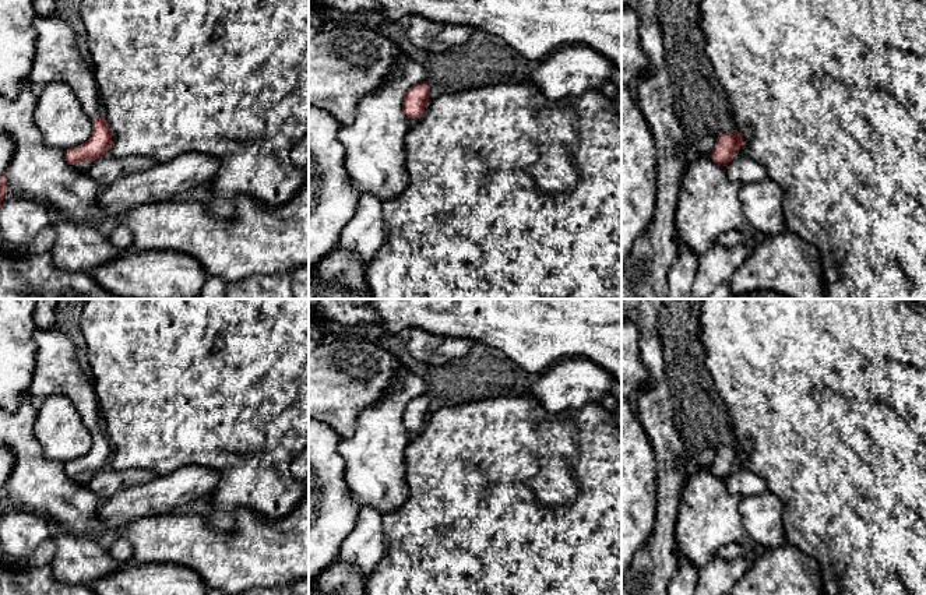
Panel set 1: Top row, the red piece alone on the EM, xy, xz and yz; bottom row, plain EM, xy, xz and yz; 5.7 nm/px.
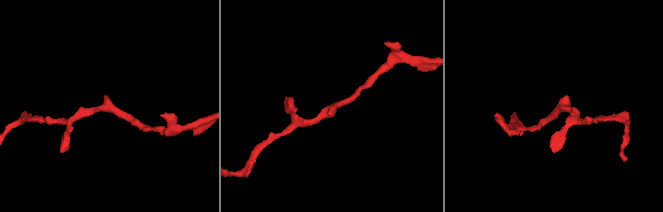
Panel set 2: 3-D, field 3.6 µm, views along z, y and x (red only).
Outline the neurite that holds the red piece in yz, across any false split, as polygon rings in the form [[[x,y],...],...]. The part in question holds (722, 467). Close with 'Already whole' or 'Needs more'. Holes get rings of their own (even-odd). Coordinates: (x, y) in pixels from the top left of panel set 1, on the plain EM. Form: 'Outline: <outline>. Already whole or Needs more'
Outline: [[[736,444],[730,447],[722,447],[716,451],[715,460],[710,468],[712,475],[726,479],[733,472],[733,465],[740,462],[743,457],[743,448]]]. Already whole

